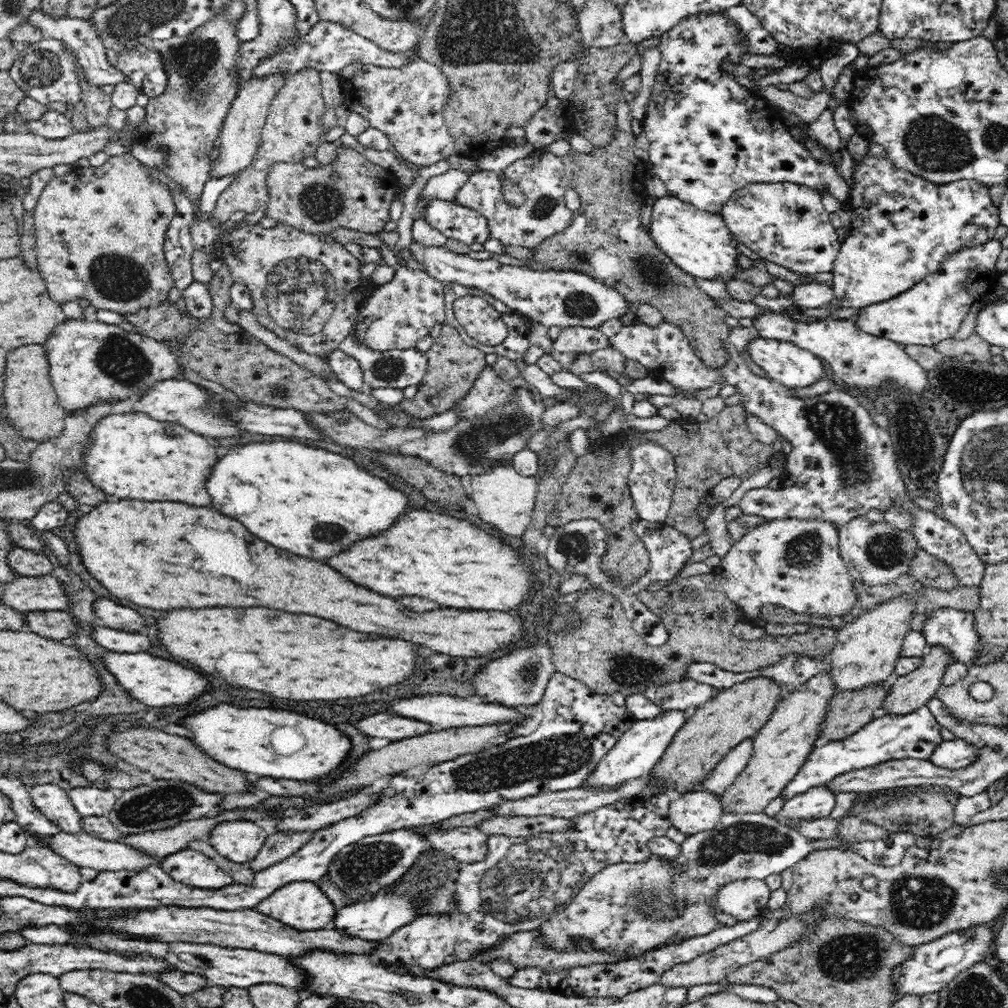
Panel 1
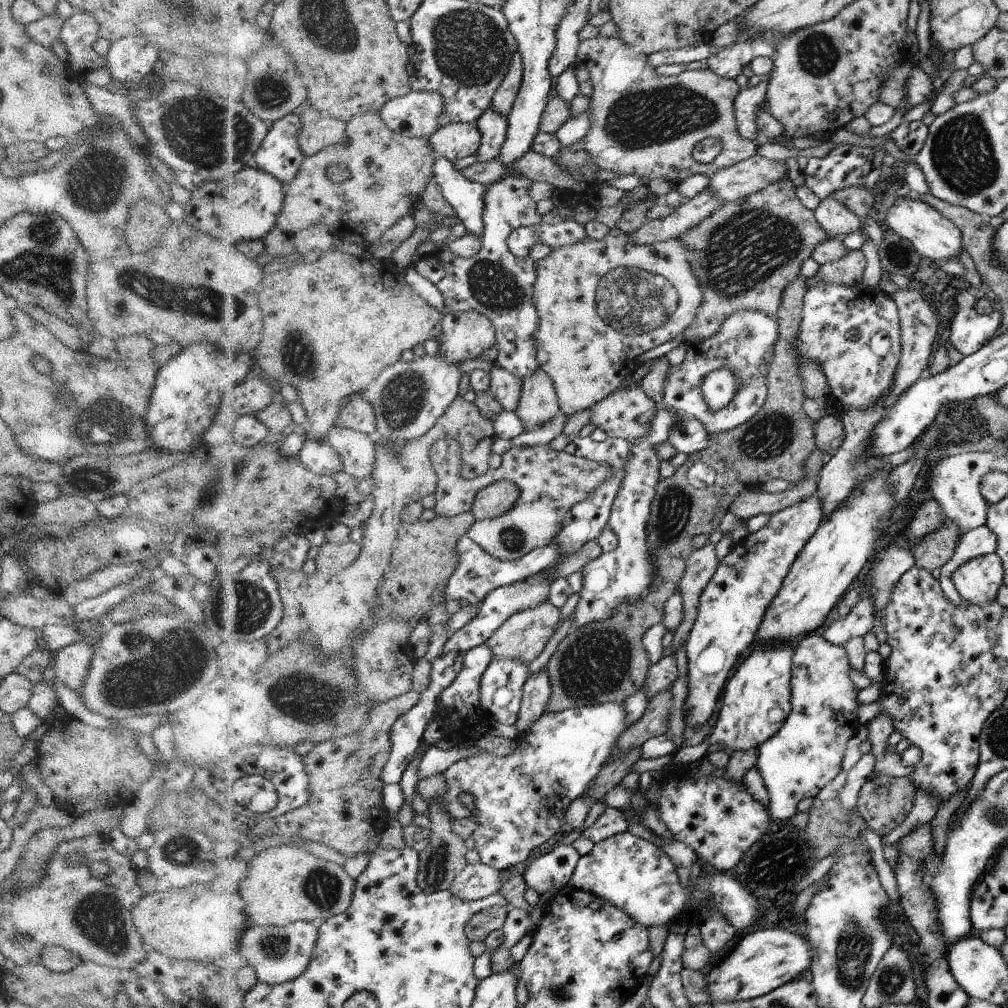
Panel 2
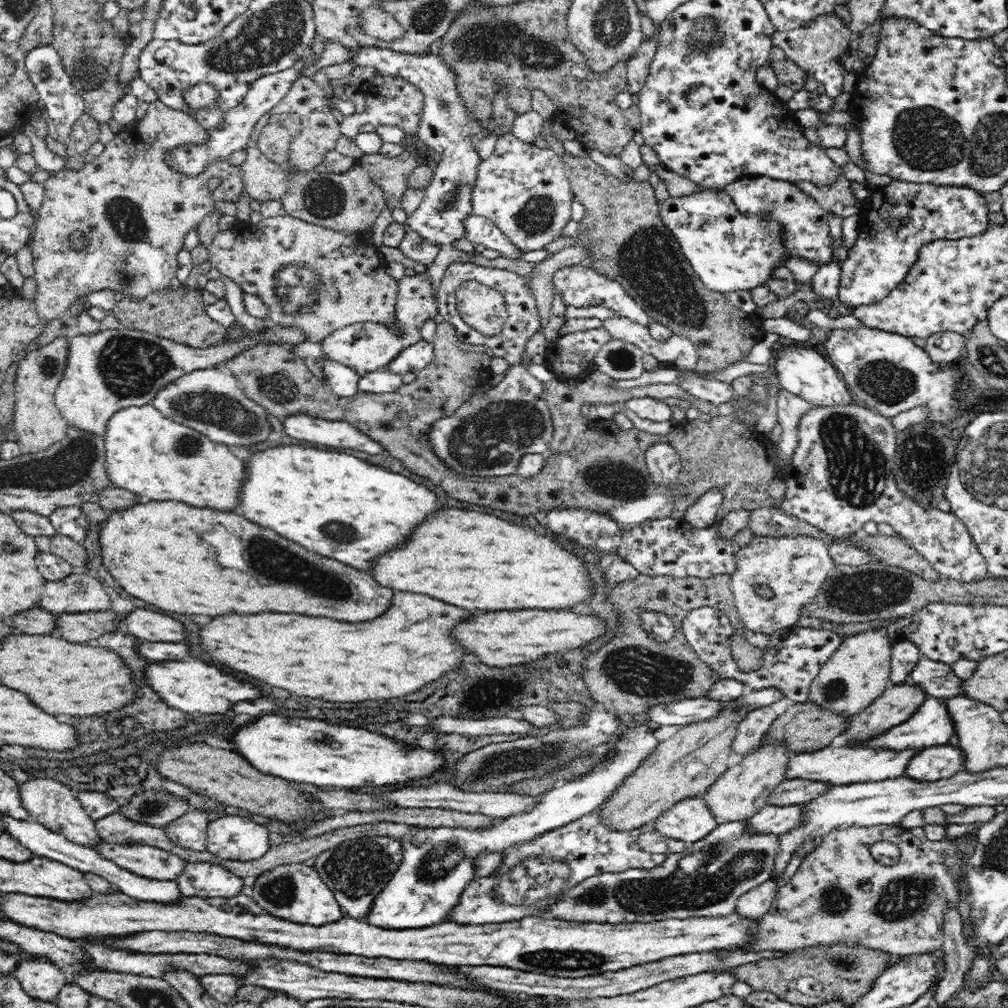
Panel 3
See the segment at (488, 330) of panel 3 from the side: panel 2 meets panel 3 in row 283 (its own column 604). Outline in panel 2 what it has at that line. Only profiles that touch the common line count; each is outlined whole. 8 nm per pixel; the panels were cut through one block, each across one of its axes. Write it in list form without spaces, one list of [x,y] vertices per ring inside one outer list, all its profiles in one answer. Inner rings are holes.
[[[444,438],[435,442],[430,457],[438,478],[437,504],[433,509],[438,517],[455,517],[470,512],[476,494],[495,482],[505,480],[518,486],[520,496],[508,512],[493,519],[475,520],[468,534],[490,556],[501,561],[513,561],[535,548],[546,547],[562,530],[564,519],[572,507],[592,496],[592,492],[596,492],[596,488],[600,488],[614,474],[608,462],[586,460],[571,453],[552,450],[549,445],[511,448],[501,456],[499,468],[488,469],[486,474],[472,480],[462,476],[463,446],[458,440]]]

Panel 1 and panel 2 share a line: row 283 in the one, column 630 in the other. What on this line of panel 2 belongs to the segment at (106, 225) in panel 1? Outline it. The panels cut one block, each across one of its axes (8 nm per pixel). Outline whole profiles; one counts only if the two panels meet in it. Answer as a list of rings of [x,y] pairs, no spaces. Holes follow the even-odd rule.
[[[597,35],[594,38],[583,40],[579,42],[577,50],[577,65],[584,65],[590,71],[590,130],[588,134],[583,136],[582,142],[584,142],[584,148],[591,153],[592,160],[599,165],[599,168],[606,170],[606,172],[614,172],[614,174],[634,175],[640,176],[640,178],[647,178],[649,181],[655,178],[666,178],[675,185],[681,183],[685,178],[692,176],[693,174],[704,174],[708,178],[712,178],[716,172],[723,171],[724,168],[730,168],[733,164],[748,160],[751,156],[756,155],[756,150],[759,148],[758,142],[750,139],[745,139],[740,136],[738,131],[738,121],[735,119],[735,106],[732,106],[732,102],[738,98],[738,84],[733,79],[720,78],[718,74],[715,74],[710,69],[705,70],[693,70],[684,71],[679,75],[660,76],[660,73],[656,72],[656,69],[648,62],[648,55],[639,53],[635,48],[632,48],[631,44],[622,40],[620,37],[606,37]],[[708,137],[716,137],[722,140],[723,149],[719,155],[715,157],[710,163],[698,163],[692,157],[694,152],[694,145],[698,144],[701,140]]]

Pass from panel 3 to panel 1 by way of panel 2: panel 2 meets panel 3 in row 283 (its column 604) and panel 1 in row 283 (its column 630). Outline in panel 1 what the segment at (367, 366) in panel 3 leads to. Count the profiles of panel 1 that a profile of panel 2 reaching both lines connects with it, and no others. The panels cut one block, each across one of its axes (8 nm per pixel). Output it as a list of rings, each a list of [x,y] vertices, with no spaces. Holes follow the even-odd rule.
[[[402,266],[395,270],[390,282],[374,290],[363,306],[361,319],[349,332],[361,348],[372,352],[408,350],[415,348],[420,338],[428,336],[436,324],[444,323],[445,310],[444,284],[419,268]]]

